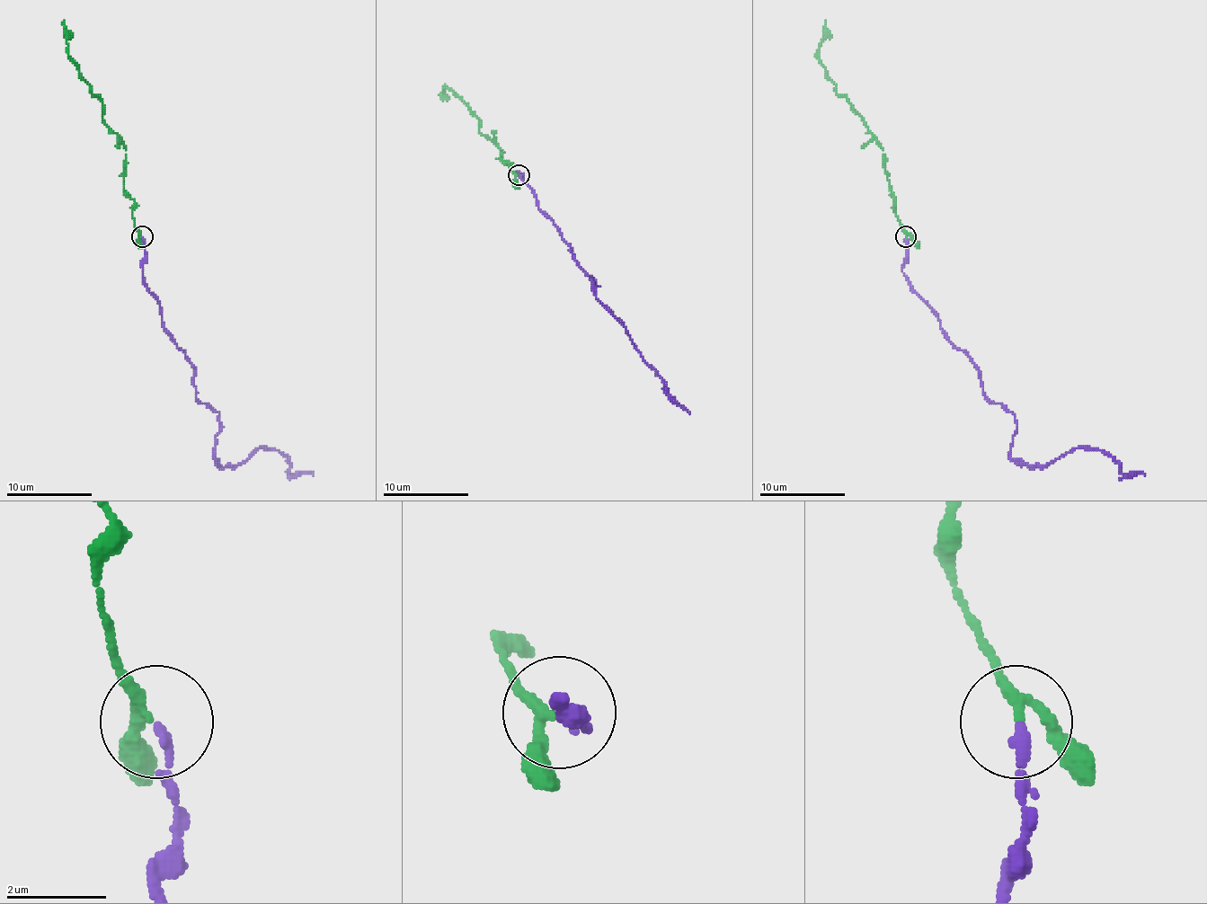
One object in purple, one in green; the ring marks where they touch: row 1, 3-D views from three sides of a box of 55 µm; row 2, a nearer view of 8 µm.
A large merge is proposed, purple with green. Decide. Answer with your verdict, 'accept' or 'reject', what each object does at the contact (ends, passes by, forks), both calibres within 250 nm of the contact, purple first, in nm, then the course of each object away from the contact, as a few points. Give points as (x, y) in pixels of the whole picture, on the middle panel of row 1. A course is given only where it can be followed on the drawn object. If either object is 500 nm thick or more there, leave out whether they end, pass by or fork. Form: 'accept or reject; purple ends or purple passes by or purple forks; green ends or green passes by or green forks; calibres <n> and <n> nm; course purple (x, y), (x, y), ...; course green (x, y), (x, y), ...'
accept; purple ends; green passes by; calibres 190 and 180 nm; course purple (519, 175), (519, 171), (536, 194), (538, 208), (596, 284), (590, 279), (600, 301), (689, 414); course green (517, 175), (500, 158), (502, 152), (479, 130), (479, 120), (468, 105), (448, 88), (440, 94)

